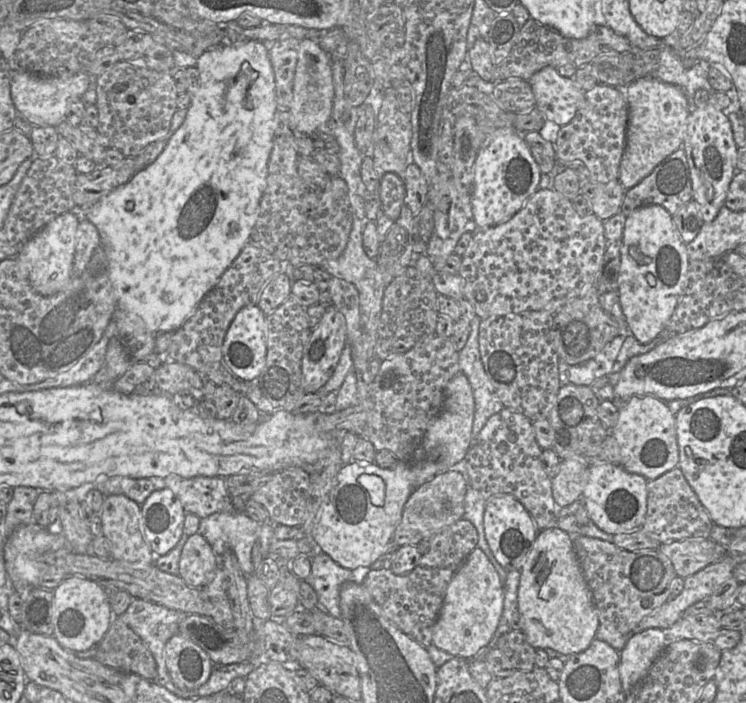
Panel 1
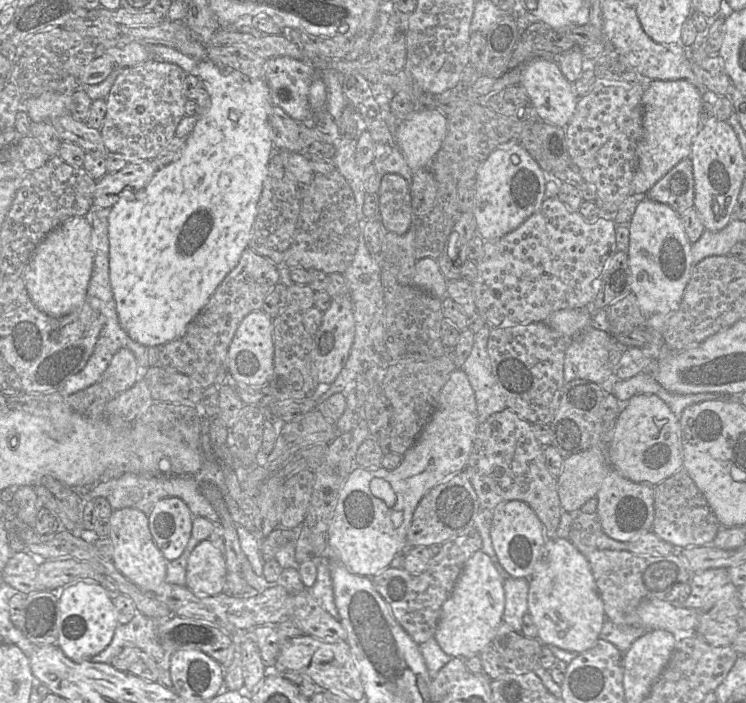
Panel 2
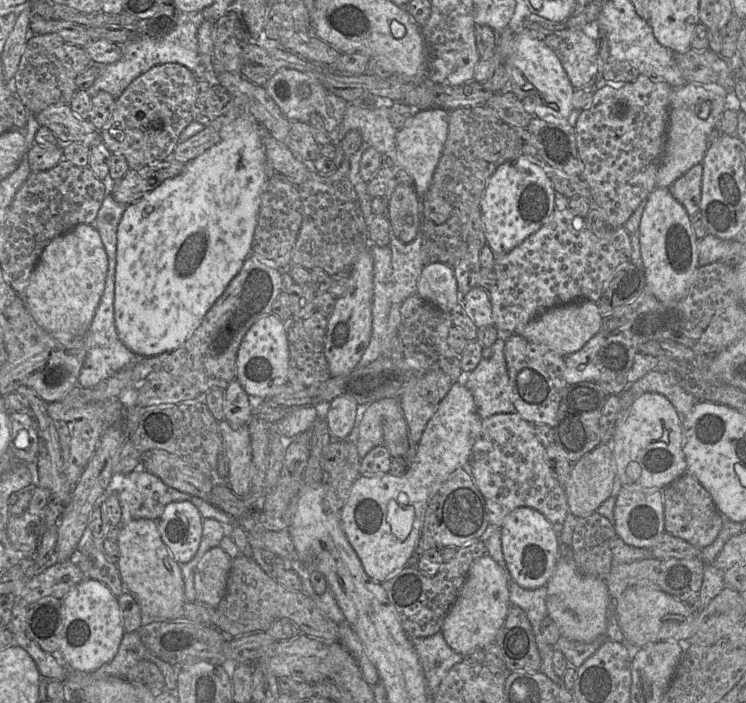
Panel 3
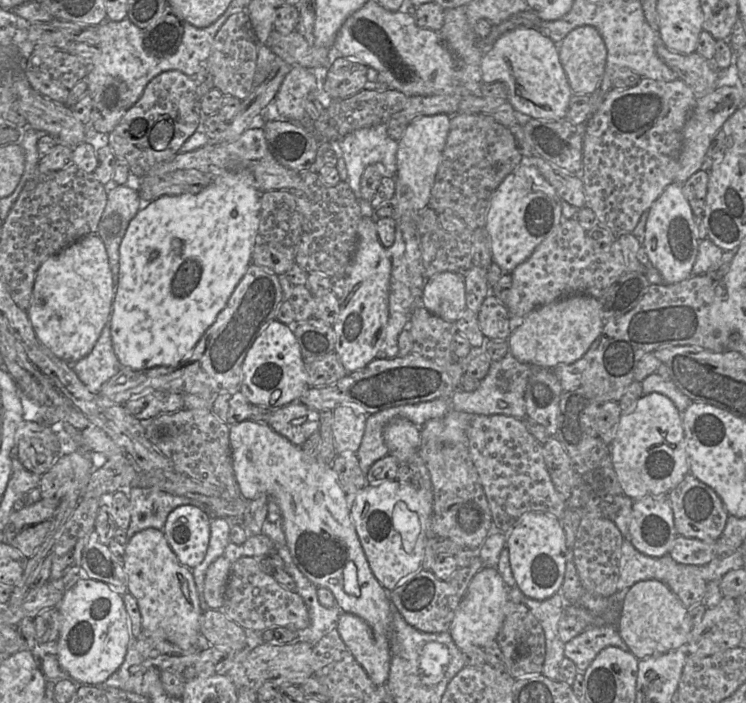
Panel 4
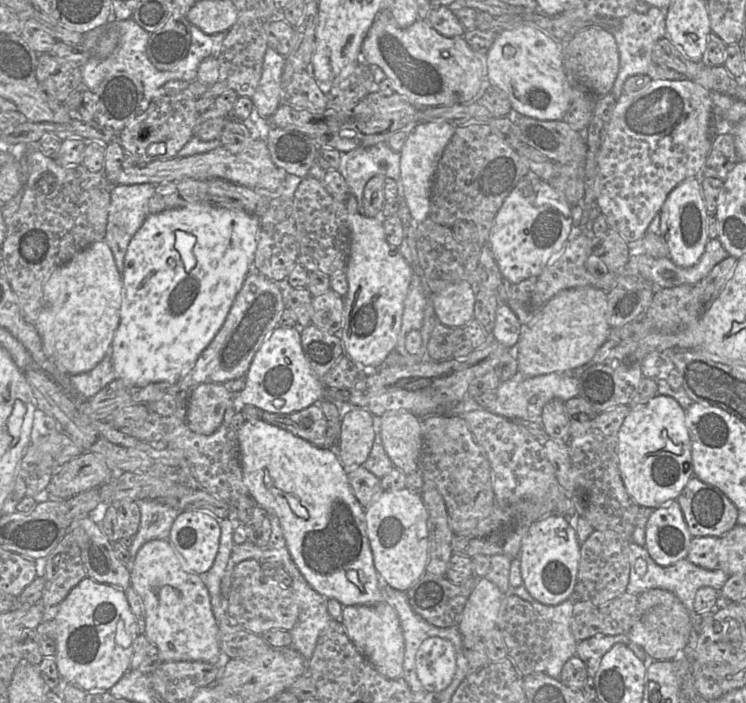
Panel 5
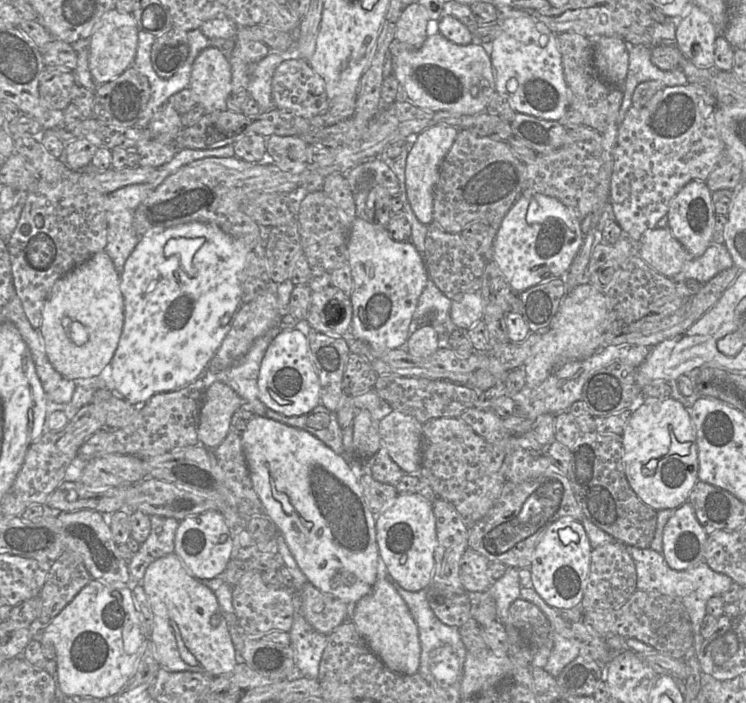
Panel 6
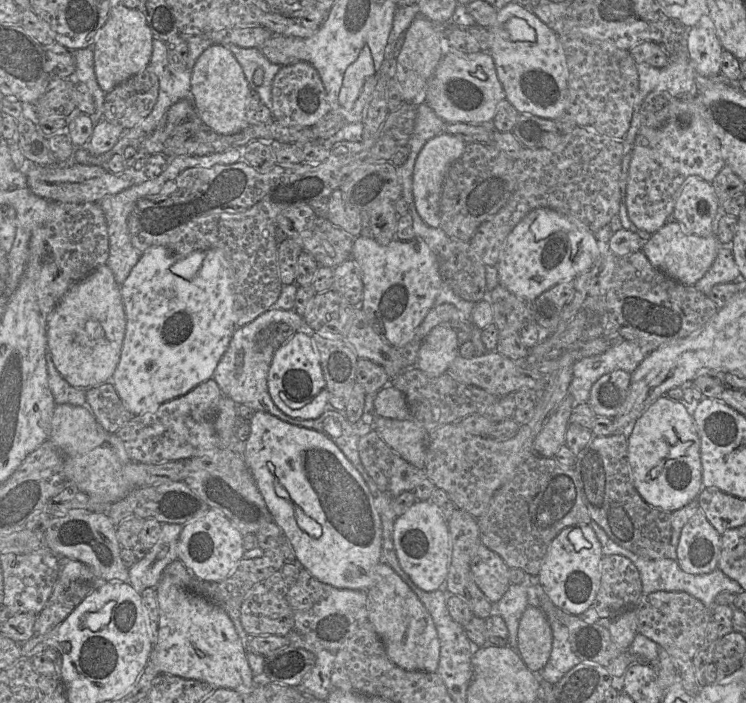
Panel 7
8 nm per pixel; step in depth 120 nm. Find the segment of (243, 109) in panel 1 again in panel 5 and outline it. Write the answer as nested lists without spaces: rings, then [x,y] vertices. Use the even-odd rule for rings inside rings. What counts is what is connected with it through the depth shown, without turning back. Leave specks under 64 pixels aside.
[[[204,203],[146,217],[124,257],[119,323],[109,350],[116,378],[130,386],[144,387],[150,383],[176,383],[191,370],[222,327],[245,278],[254,267],[258,230],[258,216]]]

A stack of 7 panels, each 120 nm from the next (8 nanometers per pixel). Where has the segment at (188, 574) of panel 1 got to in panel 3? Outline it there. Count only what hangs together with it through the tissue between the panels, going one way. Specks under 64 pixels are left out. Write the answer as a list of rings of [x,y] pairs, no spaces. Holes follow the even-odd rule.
[[[220,547],[209,549],[194,570],[193,582],[196,601],[217,608],[226,593],[232,560]]]

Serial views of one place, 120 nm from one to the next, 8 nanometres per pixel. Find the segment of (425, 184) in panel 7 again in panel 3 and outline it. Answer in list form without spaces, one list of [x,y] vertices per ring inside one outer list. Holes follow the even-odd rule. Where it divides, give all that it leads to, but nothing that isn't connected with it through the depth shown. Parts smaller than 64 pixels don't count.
[[[440,107],[415,110],[396,136],[397,152],[403,166],[413,179],[413,185],[420,197],[429,190],[433,174],[440,160],[449,130],[449,111]]]

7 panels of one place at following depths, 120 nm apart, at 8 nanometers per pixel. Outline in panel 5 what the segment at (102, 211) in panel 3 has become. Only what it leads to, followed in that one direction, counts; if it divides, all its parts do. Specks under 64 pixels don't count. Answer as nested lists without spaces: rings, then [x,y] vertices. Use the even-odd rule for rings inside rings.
[[[113,185],[104,242],[109,246],[117,271],[122,274],[127,247],[148,216],[148,201],[156,185]]]

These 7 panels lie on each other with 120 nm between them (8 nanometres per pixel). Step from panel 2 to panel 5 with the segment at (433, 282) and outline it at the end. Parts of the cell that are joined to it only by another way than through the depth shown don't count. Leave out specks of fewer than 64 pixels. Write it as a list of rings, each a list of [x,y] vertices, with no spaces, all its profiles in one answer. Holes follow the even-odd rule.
[[[468,282],[451,284],[439,292],[431,292],[431,302],[439,322],[451,327],[464,327],[474,319],[476,289]]]

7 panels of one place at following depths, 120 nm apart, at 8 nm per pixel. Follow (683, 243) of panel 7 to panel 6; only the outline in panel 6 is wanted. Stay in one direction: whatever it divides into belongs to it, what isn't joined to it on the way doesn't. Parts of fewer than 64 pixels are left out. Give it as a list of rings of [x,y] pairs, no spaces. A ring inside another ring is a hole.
[[[668,227],[647,230],[636,244],[640,257],[655,271],[671,279],[692,259]]]

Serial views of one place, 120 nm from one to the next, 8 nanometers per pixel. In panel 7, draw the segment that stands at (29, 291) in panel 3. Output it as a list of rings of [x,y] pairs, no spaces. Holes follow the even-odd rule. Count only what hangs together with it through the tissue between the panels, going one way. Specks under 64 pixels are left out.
[[[107,264],[75,283],[47,321],[47,350],[61,376],[72,386],[88,389],[111,381],[120,360],[125,312],[119,285]]]

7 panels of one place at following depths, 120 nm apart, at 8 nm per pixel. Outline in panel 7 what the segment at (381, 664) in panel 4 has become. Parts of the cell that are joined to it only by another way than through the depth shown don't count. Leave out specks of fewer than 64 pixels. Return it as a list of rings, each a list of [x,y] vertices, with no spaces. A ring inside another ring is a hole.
[[[383,561],[376,566],[372,585],[366,593],[367,621],[374,627],[391,661],[404,670],[436,673],[440,658],[440,641],[433,619],[417,595]]]

